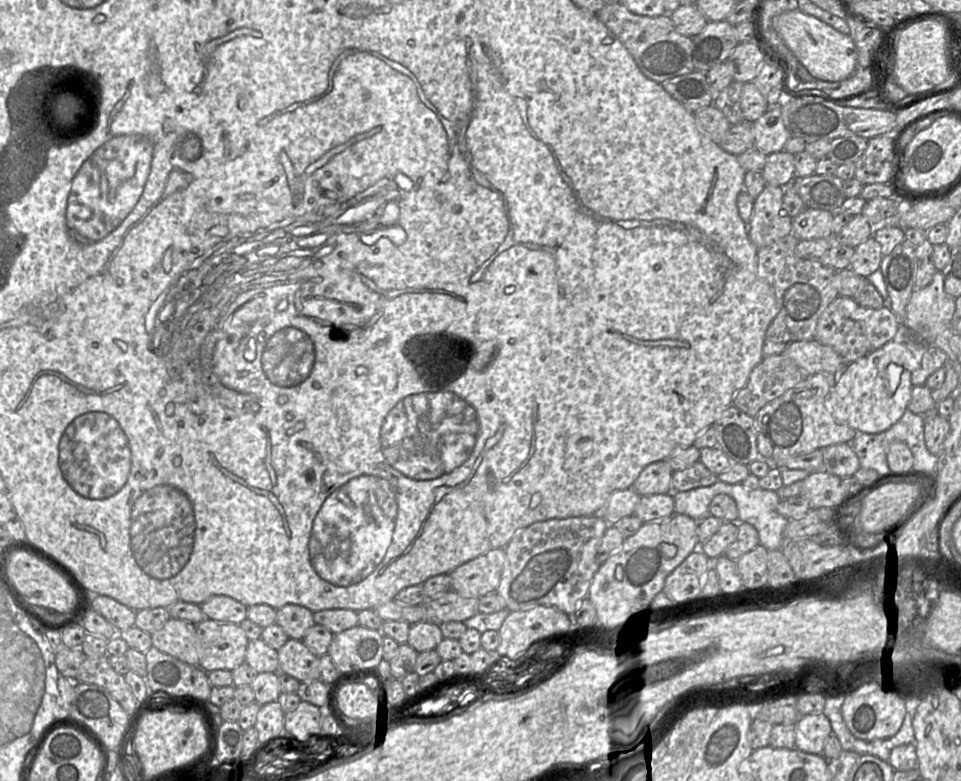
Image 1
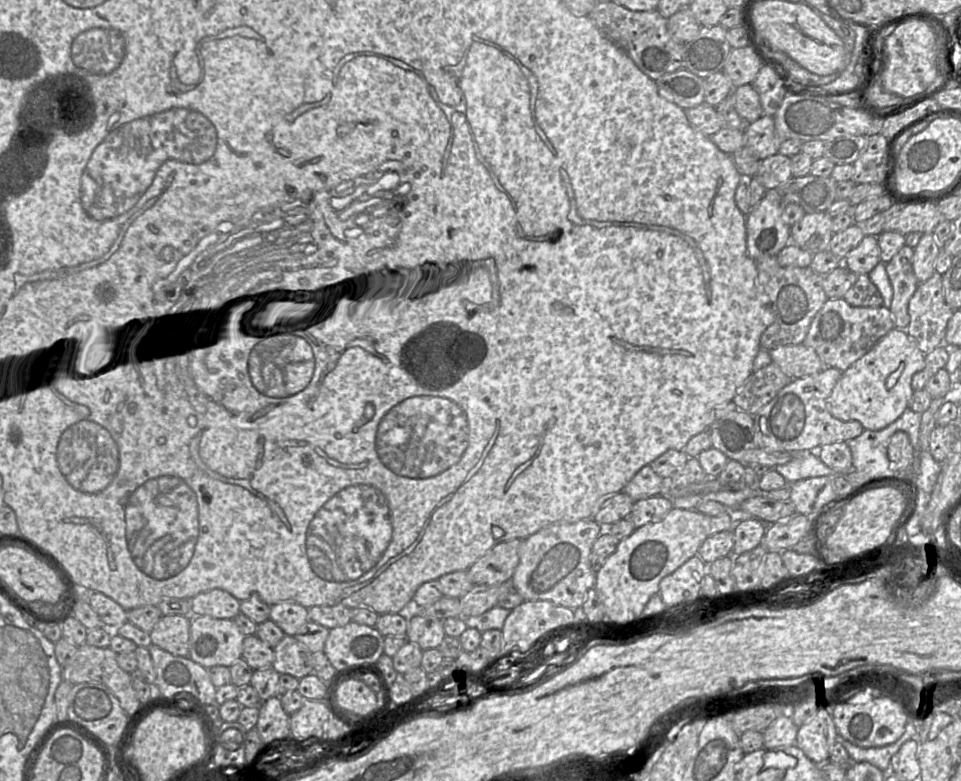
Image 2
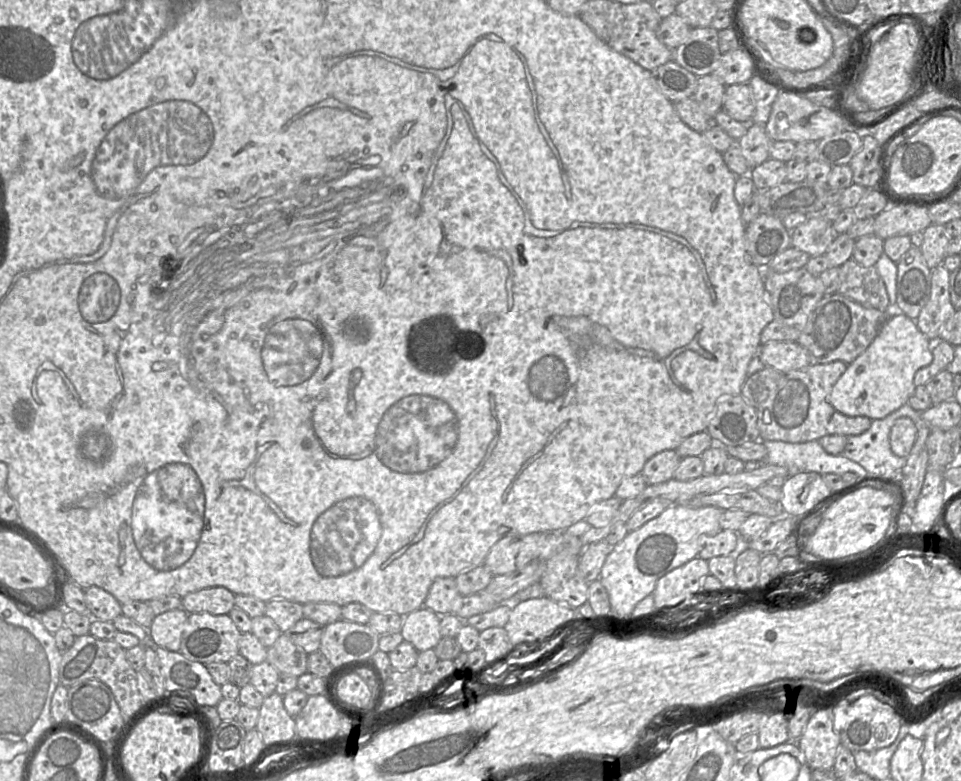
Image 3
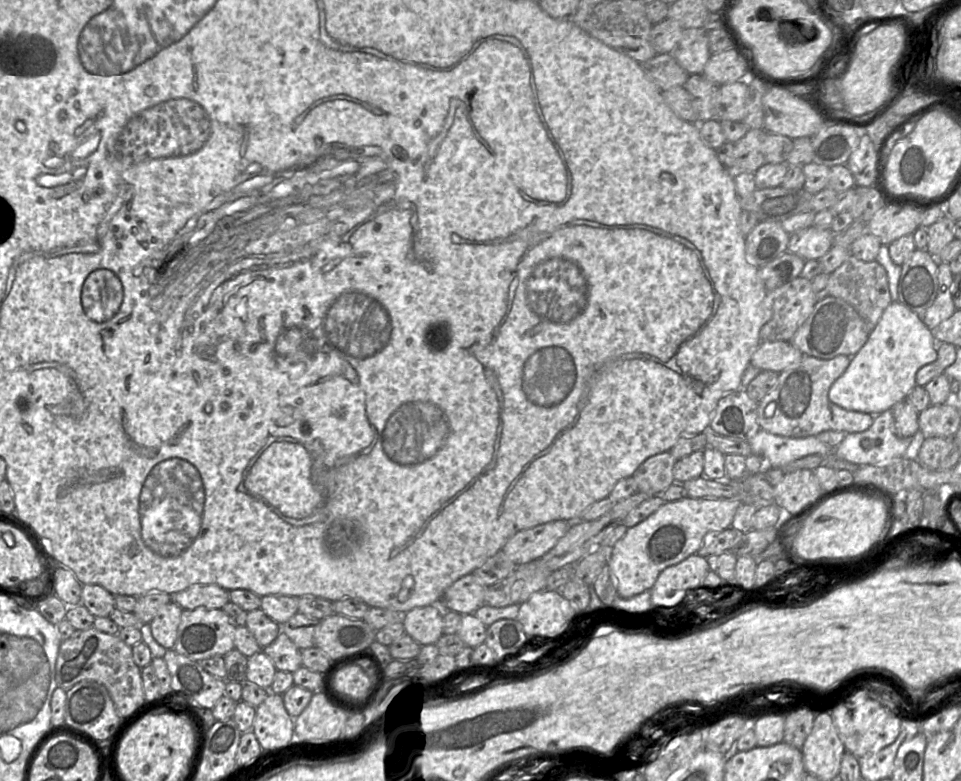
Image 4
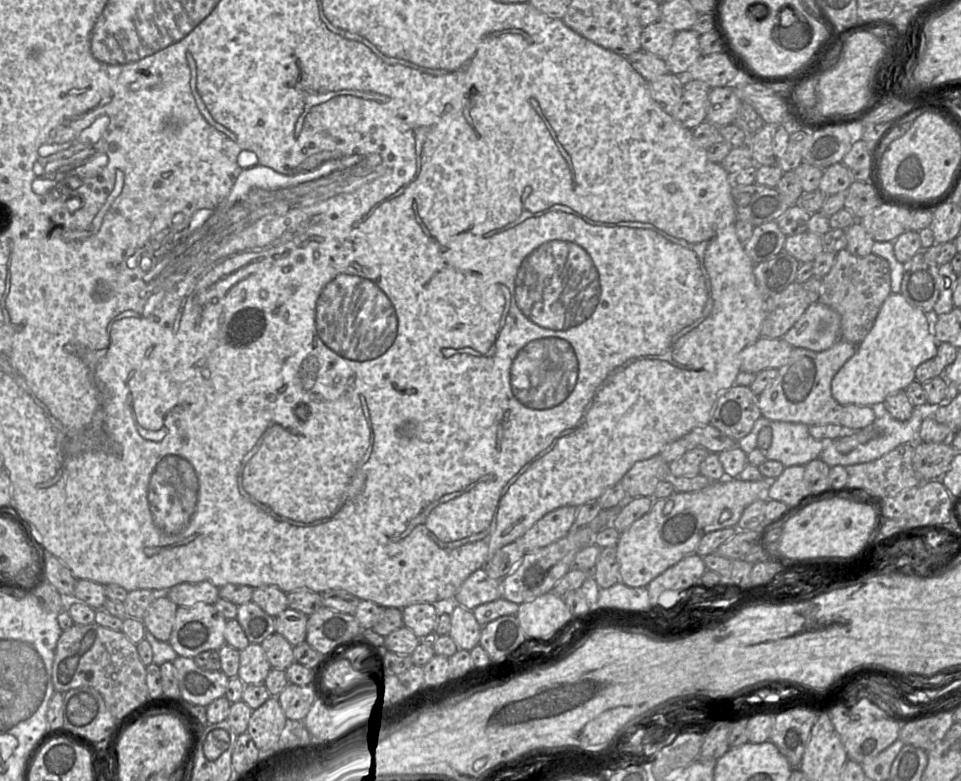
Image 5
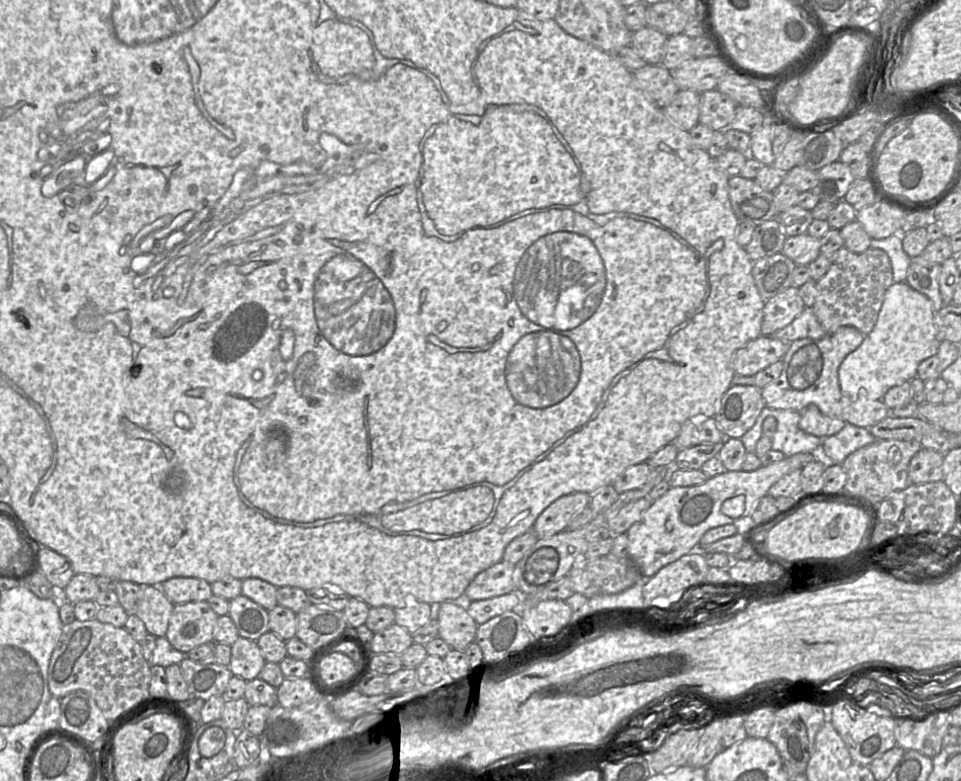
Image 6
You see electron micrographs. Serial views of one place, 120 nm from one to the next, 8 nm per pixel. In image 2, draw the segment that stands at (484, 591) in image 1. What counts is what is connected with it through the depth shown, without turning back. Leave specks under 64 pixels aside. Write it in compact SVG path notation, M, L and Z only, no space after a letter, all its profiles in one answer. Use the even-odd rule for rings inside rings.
M512 539L495 545L467 571L474 585L501 585L510 582L519 563L519 545L524 539Z

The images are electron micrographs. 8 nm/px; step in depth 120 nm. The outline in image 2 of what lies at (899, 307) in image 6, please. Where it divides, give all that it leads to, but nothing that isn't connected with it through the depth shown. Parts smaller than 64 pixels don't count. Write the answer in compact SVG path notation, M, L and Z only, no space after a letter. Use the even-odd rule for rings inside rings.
M893 328L866 354L842 372L827 398L827 409L841 421L858 421L866 430L880 430L909 407L912 377L925 367L925 354L906 330Z

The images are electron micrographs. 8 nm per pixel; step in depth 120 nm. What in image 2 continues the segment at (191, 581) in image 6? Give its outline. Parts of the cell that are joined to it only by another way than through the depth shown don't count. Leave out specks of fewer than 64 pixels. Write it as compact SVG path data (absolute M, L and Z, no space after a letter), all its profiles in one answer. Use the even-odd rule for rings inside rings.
M213 589L191 599L191 615L234 619L240 614L240 603L241 601L230 593L221 589Z

